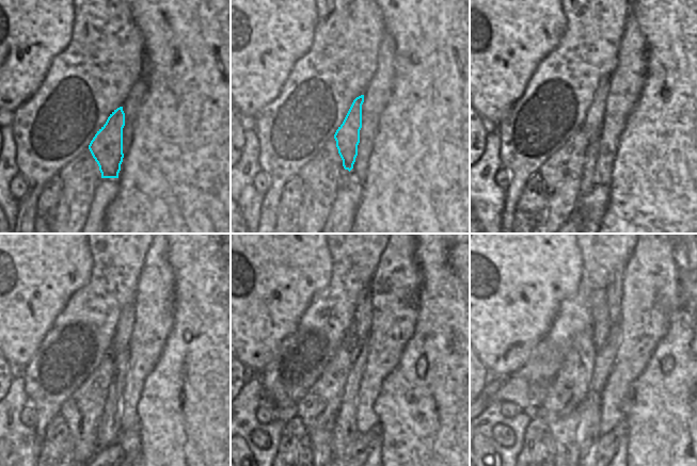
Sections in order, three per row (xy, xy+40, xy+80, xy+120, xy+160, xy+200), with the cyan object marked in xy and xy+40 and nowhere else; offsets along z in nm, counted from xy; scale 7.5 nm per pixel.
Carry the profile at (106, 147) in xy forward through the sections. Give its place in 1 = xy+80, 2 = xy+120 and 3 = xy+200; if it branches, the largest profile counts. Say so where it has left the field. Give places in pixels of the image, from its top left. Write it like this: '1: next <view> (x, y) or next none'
1: next xy+80 (593, 121)
2: next xy+120 (121, 342)
3: next xy+200 (613, 292)

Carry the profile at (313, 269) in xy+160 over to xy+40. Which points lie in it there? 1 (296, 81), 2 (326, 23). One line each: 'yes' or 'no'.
1: no
2: no

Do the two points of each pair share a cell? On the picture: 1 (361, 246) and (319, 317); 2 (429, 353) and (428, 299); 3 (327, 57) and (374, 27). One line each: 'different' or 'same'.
1: same
2: same
3: same

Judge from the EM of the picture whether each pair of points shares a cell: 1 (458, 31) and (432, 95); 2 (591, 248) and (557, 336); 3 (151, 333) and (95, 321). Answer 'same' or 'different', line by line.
1: same
2: same
3: different

